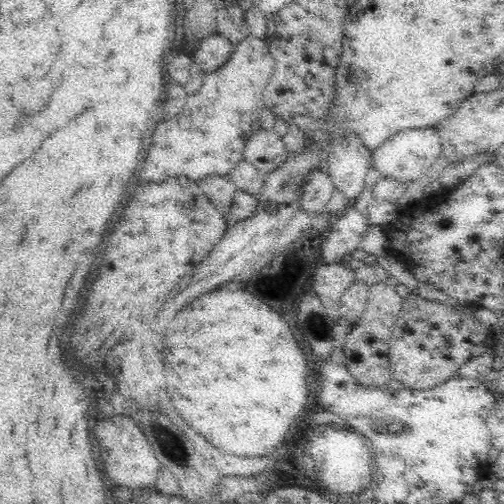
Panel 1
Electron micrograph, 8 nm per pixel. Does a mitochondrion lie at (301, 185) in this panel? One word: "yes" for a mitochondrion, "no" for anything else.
no

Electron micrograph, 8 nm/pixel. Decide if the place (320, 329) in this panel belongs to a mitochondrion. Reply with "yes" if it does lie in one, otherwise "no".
yes

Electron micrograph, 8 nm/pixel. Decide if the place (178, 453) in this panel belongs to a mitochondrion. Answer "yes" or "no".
yes

